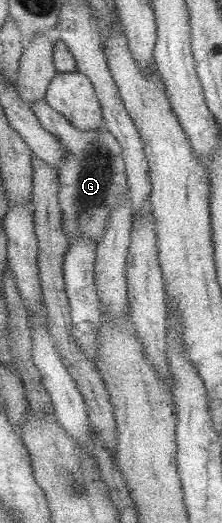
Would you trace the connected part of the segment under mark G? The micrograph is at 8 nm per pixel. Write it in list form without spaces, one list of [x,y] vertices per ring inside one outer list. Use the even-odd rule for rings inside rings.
[[[44,98],[33,101],[30,107],[39,124],[57,139],[64,150],[57,169],[57,200],[62,231],[68,240],[87,237],[96,243],[104,233],[110,212],[119,203],[119,195],[127,189],[125,163],[120,145],[104,128],[92,132],[80,132],[73,128],[63,115],[47,106]]]

